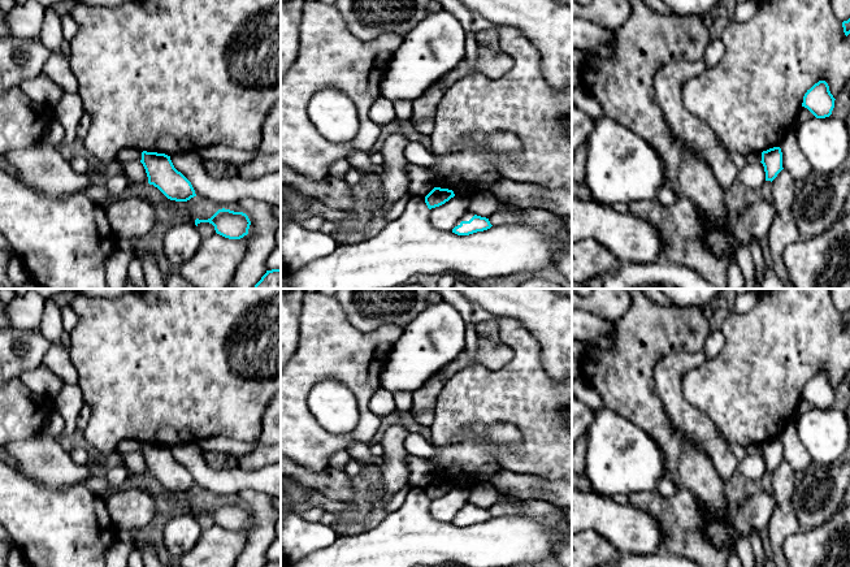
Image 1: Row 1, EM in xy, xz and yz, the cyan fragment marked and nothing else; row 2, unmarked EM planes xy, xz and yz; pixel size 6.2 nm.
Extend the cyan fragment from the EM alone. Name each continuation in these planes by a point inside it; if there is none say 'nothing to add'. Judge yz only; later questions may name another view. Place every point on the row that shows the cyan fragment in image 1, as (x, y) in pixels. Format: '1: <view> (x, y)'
nothing to add

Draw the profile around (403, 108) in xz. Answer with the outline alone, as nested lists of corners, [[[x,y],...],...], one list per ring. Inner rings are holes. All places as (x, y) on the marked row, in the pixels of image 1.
[[[396,100],[394,101],[394,109],[398,120],[411,121],[412,117],[412,101]]]

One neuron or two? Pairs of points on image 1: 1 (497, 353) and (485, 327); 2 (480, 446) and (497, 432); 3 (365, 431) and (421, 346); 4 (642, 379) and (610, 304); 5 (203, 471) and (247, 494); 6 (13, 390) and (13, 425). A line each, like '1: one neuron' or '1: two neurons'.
1: two neurons
2: one neuron
3: two neurons
4: two neurons
5: two neurons
6: one neuron

